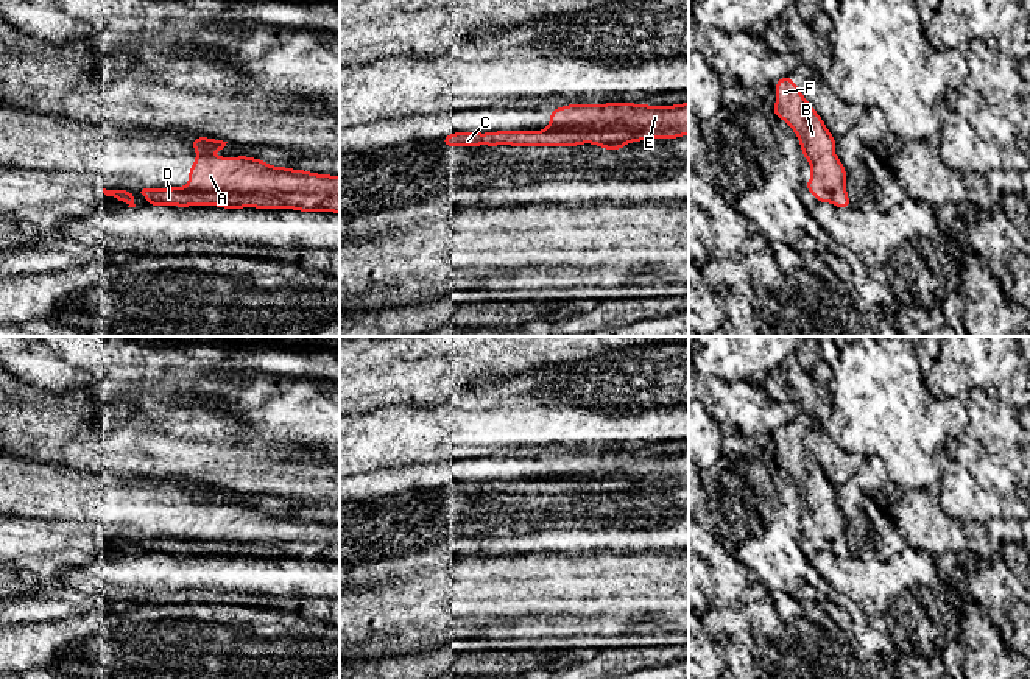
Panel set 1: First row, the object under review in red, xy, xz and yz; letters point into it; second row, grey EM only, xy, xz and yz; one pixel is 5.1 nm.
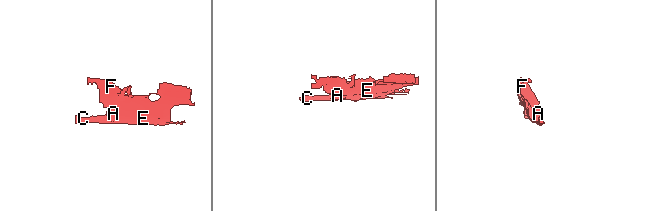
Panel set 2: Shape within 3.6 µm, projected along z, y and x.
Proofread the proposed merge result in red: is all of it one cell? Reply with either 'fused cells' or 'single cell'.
fused cells

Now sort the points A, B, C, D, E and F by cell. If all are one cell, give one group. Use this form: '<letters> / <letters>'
A B E F / C D

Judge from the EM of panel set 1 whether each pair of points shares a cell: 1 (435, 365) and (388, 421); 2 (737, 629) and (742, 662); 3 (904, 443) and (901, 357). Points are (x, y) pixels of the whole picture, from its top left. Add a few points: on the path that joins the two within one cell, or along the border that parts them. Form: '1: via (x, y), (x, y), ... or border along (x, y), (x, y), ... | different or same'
1: border along (438, 402), (430, 405), (385, 405), (366, 413) | different
2: border along (751, 659), (739, 656), (734, 662) | different
3: via (901, 421), (901, 379) | same

